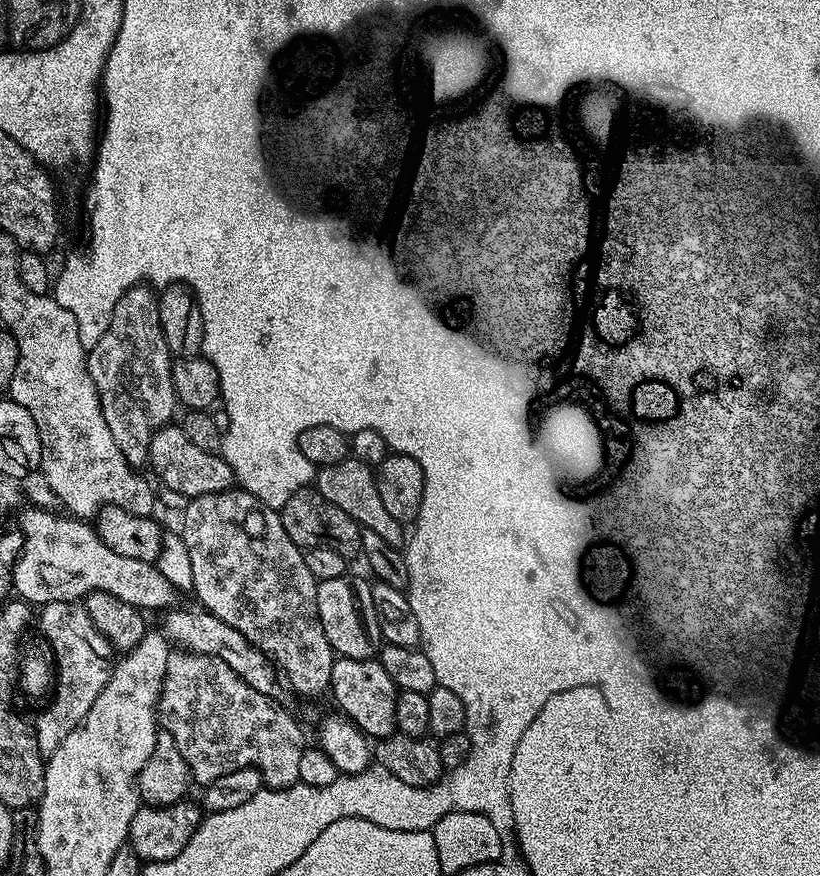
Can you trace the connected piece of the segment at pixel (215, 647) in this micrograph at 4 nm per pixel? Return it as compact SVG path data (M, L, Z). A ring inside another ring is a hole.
M168 610L163 613L162 631L164 639L168 641L169 645L180 650L197 652L203 656L217 656L222 662L226 662L226 666L230 666L230 670L234 670L250 686L254 686L254 690L267 696L275 693L276 680L278 681L277 669L259 648L255 648L245 636L238 634L238 630L234 630L234 626L226 626L226 622L222 622L222 618L203 610L176 611Z

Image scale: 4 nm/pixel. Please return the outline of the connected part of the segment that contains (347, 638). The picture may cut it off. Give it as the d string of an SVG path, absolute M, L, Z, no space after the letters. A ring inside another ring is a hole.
M345 574L317 583L318 616L322 622L322 630L326 630L326 638L337 657L371 660L382 644L380 620L376 616L375 603L372 601L372 588L359 584L350 577L351 575Z

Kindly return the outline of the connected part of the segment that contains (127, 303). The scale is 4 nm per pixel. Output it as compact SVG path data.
M137 286L130 289L129 292L125 292L122 299L117 304L114 304L114 314L110 318L108 323L108 329L106 334L102 334L102 338L98 338L98 342L88 352L88 373L90 378L94 382L94 386L98 390L100 395L100 405L102 406L102 414L106 418L106 426L110 426L110 434L114 434L114 442L118 442L118 446L122 450L122 454L126 458L126 462L131 464L133 468L140 470L143 469L143 464L149 463L148 459L148 447L152 441L153 434L159 430L159 428L167 428L173 423L172 415L175 414L176 408L178 409L178 401L175 392L175 386L172 384L172 364L174 357L169 352L166 346L166 338L162 334L162 326L160 325L160 306L158 303L158 296L151 287Z

